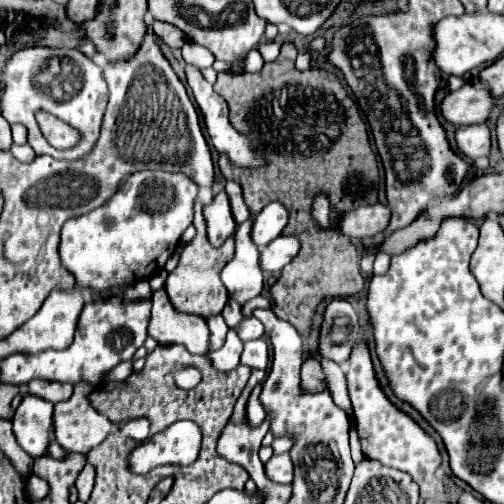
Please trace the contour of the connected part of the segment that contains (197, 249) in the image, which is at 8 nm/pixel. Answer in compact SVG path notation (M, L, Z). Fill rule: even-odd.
M196 200L196 206L194 206L194 226L196 226L196 236L190 244L186 244L186 248L184 248L180 260L178 260L176 272L168 274L164 290L168 292L168 298L170 298L170 302L174 304L176 310L208 318L212 314L220 314L226 300L228 300L228 290L220 282L220 270L224 268L224 264L228 264L228 260L232 260L234 244L232 244L232 238L228 238L220 248L212 248L208 244L202 206L200 206L198 200Z

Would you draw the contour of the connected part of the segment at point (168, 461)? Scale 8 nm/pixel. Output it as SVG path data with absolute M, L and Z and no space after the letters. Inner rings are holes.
M178 420L134 446L128 454L128 468L134 474L146 474L156 466L188 466L198 456L200 440L198 424Z

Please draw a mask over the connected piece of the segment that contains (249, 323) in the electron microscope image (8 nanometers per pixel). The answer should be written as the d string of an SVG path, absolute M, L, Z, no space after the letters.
M254 316L252 318L242 318L242 322L236 324L234 330L238 332L238 336L240 336L242 342L256 340L256 338L262 338L264 336L264 326Z

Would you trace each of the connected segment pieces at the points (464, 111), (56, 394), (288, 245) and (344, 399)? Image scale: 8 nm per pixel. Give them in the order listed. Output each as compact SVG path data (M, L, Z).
M464 84L456 92L446 92L440 114L454 126L482 124L492 110L492 98L482 84Z
M32 380L28 382L28 392L48 402L62 402L68 400L68 396L72 394L72 384L52 382L52 380Z
M280 236L272 240L262 252L260 252L260 268L268 274L278 274L300 250L300 242L296 236Z
M320 358L320 366L324 370L324 374L328 376L328 388L332 392L332 398L336 400L336 404L340 408L344 408L344 412L348 416L352 416L352 406L350 406L350 398L348 398L348 390L346 390L346 374L349 370L349 360L348 362L343 362L342 364L337 364L332 360L326 360L326 358Z

